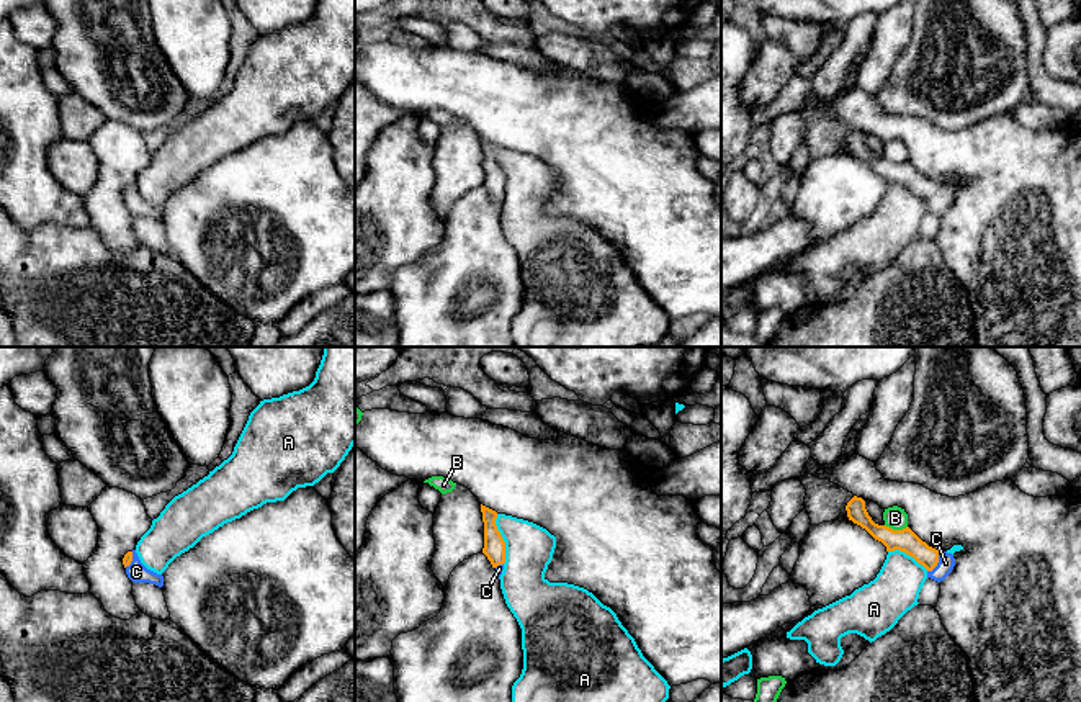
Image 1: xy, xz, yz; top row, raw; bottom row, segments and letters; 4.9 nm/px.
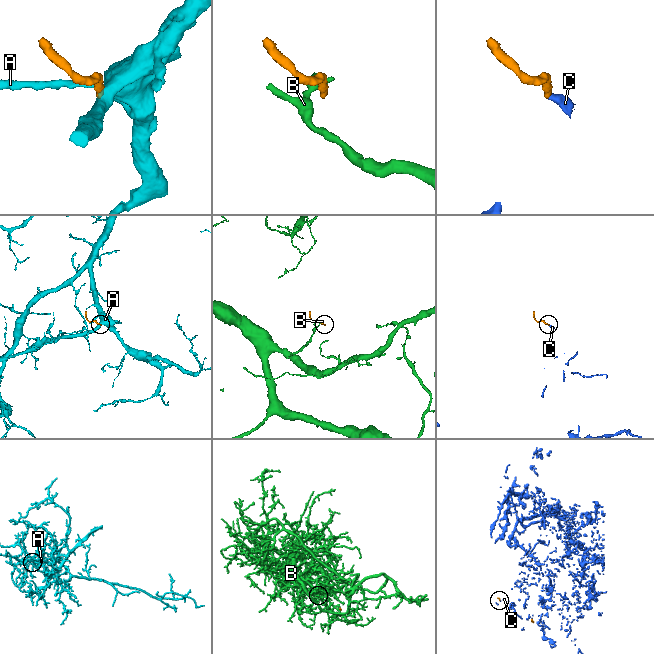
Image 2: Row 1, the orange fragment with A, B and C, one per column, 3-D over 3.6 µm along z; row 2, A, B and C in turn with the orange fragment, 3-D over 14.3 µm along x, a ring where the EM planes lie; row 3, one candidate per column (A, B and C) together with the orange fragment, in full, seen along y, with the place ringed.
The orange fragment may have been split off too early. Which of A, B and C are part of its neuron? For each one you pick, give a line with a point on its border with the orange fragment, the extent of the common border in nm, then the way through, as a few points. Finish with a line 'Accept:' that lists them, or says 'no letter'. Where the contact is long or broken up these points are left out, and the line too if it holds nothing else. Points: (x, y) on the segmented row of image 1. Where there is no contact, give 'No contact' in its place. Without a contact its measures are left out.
A: Touches orange at xz (502, 539). Shared border 260 nm
Accept: A

